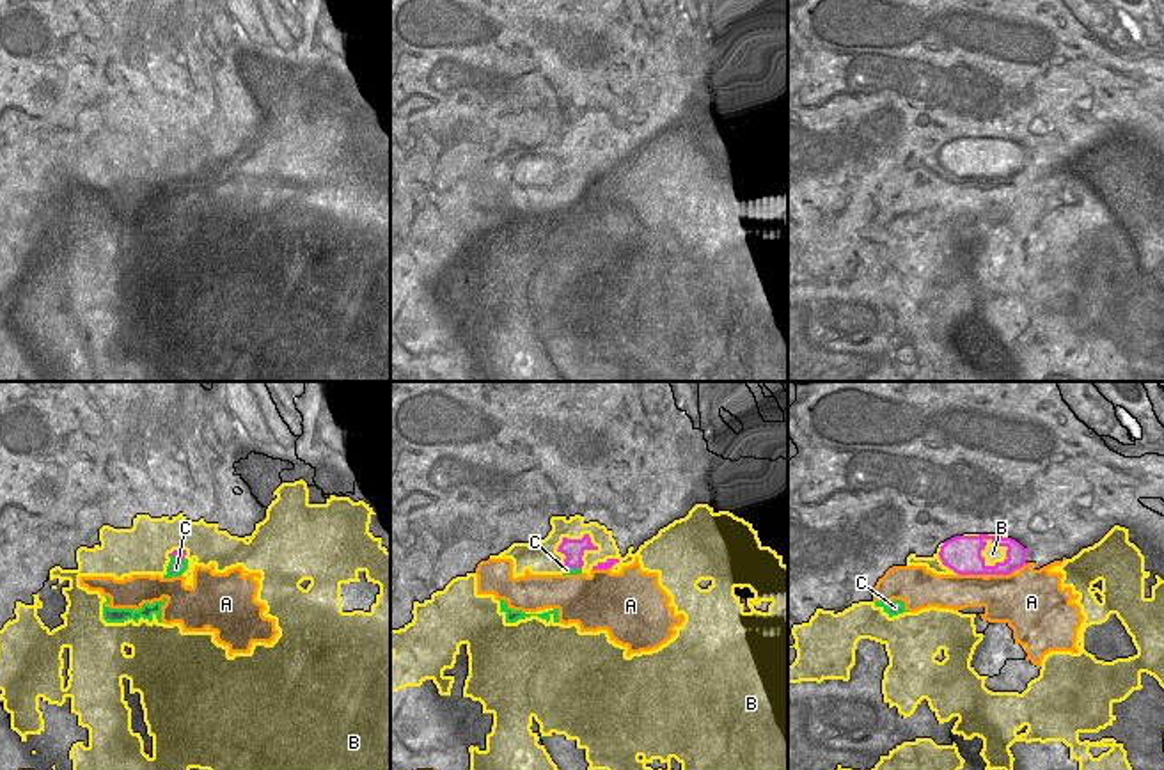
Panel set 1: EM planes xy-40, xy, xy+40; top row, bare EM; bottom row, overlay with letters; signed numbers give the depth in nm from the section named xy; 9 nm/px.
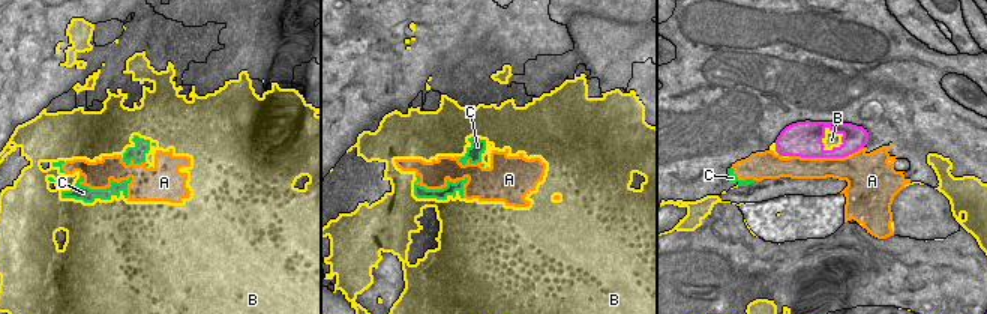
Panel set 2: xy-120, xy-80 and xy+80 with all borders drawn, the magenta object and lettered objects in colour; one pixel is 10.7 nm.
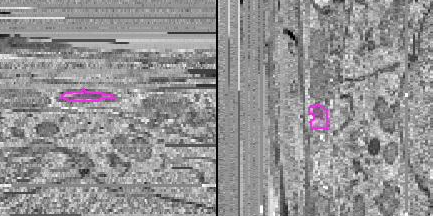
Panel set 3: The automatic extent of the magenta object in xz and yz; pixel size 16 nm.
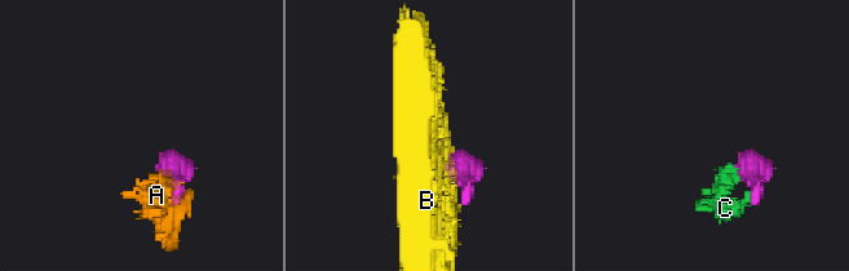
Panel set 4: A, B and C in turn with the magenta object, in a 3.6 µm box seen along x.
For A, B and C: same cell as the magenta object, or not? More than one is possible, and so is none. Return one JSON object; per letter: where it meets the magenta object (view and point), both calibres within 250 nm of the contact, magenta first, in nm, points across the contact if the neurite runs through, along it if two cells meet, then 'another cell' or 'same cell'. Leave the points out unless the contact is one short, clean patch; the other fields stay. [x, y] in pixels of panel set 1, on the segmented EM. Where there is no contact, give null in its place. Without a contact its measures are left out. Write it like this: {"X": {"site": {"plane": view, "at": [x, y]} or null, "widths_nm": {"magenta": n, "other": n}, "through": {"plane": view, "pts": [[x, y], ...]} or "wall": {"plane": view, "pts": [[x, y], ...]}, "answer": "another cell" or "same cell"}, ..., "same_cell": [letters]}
{"A": {"site": {"plane": "xy+40", "at": [971, 573]}, "widths_nm": {"magenta": 340, "other": 320}, "answer": "another cell"}, "B": {"site": {"plane": "xy+40", "at": [985, 545]}, "widths_nm": {"magenta": 340, "other": 170}, "answer": "another cell"}, "C": {"site": {"plane": "xy-40", "at": [176, 556]}, "widths_nm": {"magenta": 70, "other": 160}, "answer": "another cell"}, "same_cell": []}

